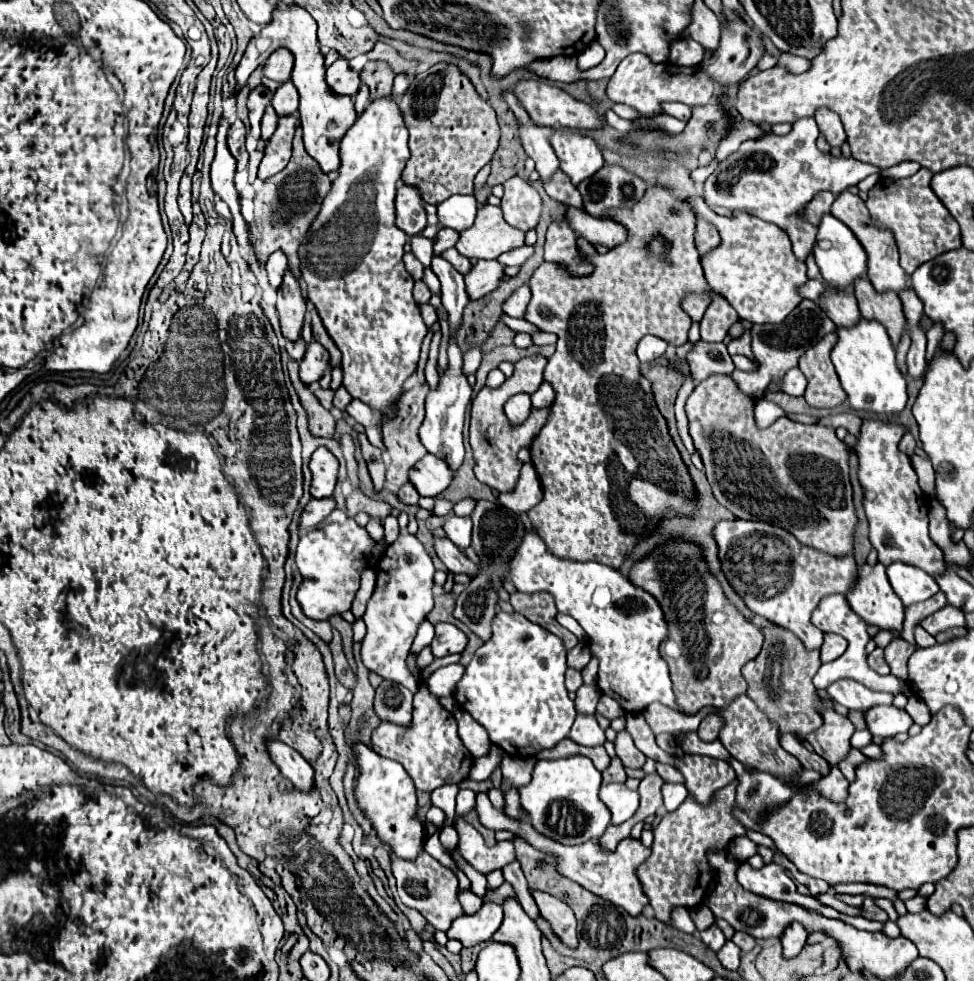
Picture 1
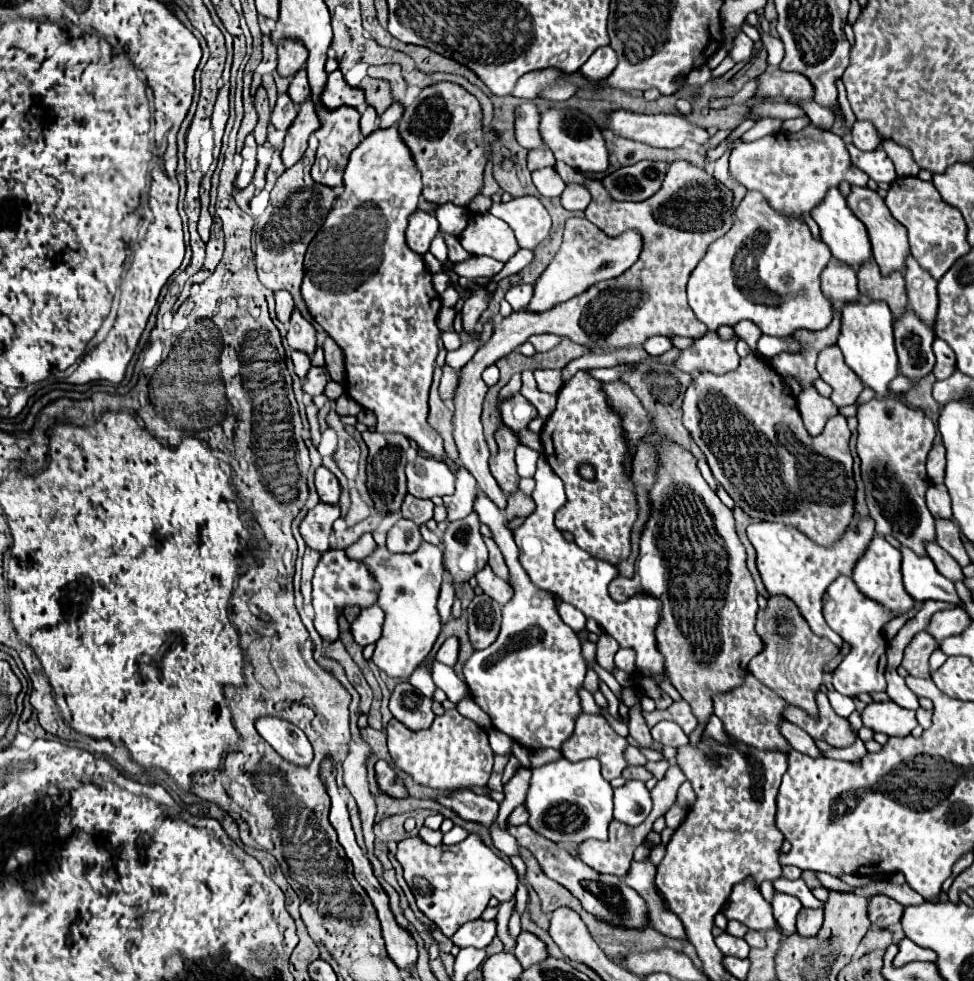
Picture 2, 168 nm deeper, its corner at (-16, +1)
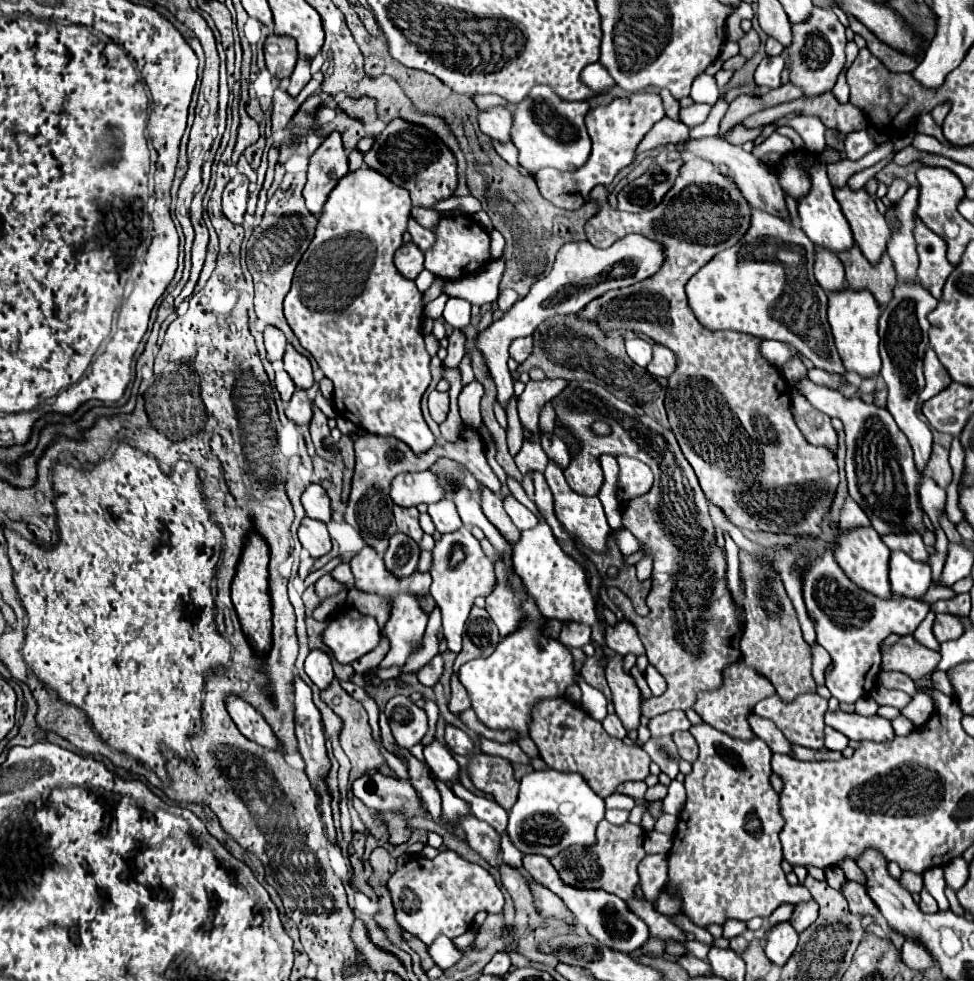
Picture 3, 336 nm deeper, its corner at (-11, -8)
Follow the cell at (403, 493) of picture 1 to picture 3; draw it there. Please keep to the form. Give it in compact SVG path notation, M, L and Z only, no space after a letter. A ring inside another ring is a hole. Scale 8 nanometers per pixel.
M393 507L393 515L395 515L395 523L397 523L397 527L399 527L399 531L401 533L405 533L405 535L409 535L413 541L421 541L421 537L423 537L423 531L419 529L419 521L417 521L417 517L419 517L419 511L415 509L415 507L411 507L411 509L403 509L403 507Z

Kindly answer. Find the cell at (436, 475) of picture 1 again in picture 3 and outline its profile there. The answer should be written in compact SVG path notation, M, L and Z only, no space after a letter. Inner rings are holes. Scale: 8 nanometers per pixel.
M431 471L401 473L391 481L389 497L399 507L417 507L419 503L435 503L443 499L443 487Z

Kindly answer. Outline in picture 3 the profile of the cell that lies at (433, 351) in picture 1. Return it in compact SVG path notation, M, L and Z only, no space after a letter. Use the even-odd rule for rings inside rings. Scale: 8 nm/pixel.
M431 391L431 395L429 395L429 413L431 413L433 421L441 425L447 419L447 413L449 413L449 395L439 393L439 391Z

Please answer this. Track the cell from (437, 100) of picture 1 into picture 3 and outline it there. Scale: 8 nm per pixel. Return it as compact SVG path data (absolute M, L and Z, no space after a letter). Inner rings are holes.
M391 121L375 139L373 147L363 155L365 167L383 173L389 181L409 191L413 207L433 207L435 203L453 195L457 187L453 153L425 127L407 121Z

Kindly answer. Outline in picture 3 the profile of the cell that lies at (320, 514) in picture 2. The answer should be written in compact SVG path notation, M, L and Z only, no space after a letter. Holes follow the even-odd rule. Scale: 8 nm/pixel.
M305 517L305 519L301 521L299 541L301 541L301 545L309 551L309 555L311 555L313 559L319 559L319 557L323 557L325 553L331 551L331 537L329 537L329 533L327 533L325 523L313 521L313 519L309 519L309 517Z

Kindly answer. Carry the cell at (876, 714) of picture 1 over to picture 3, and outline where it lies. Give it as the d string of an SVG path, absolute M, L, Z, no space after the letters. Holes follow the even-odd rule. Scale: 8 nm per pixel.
M837 709L837 711L825 713L825 723L853 741L865 741L865 739L891 741L895 737L891 721L887 721L879 715L865 717L859 713L845 713L845 711Z

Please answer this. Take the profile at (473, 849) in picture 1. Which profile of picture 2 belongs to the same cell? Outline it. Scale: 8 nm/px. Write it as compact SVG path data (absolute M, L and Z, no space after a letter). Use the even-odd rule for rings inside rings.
M474 832L454 846L430 846L420 836L404 838L398 842L396 858L404 868L404 878L416 896L418 908L446 936L454 936L466 922L480 918L492 896L506 902L516 894L516 868L488 848Z

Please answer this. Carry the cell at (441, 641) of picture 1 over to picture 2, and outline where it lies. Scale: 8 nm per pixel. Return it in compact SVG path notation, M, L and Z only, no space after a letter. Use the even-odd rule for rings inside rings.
M456 636L446 638L446 642L440 646L440 650L436 652L436 660L446 664L446 666L454 666L458 660L458 650L460 650L460 642Z

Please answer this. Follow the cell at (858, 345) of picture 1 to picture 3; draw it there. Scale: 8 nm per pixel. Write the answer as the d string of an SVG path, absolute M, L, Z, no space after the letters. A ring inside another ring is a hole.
M865 289L831 291L831 293L827 293L827 297L829 297L827 319L829 319L829 325L831 325L831 333L835 337L837 351L843 359L843 365L847 367L847 371L857 371L861 377L877 375L879 369L881 369L879 335L877 335L877 319L881 315L879 303Z

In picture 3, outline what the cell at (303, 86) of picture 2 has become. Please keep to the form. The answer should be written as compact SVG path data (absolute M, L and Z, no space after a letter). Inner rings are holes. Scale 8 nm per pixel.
M299 57L297 59L297 65L295 65L293 73L291 73L291 83L289 83L289 89L287 89L287 93L291 97L295 97L309 83L309 79L311 79L309 65L311 65L311 61L307 61L305 57Z

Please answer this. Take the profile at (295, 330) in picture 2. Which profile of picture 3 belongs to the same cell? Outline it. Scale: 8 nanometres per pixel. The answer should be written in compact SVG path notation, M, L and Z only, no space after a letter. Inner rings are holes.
M287 345L287 351L285 351L285 357L283 357L283 363L285 363L285 371L289 373L291 381L295 383L295 389L309 389L313 385L313 371L311 371L311 363L307 357L299 355L293 345Z

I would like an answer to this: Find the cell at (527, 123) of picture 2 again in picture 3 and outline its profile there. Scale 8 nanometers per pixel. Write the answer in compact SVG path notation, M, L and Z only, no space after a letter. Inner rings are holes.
M491 107L491 109L483 109L477 115L477 123L479 129L489 135L495 141L501 143L509 143L511 141L511 111L507 107Z

